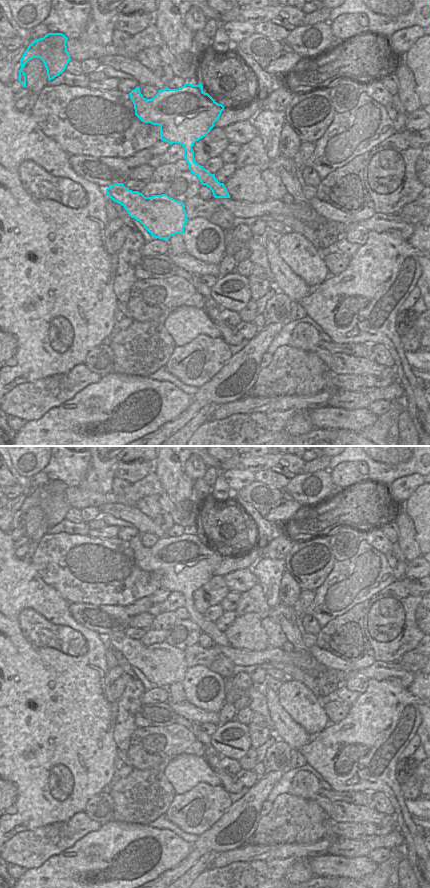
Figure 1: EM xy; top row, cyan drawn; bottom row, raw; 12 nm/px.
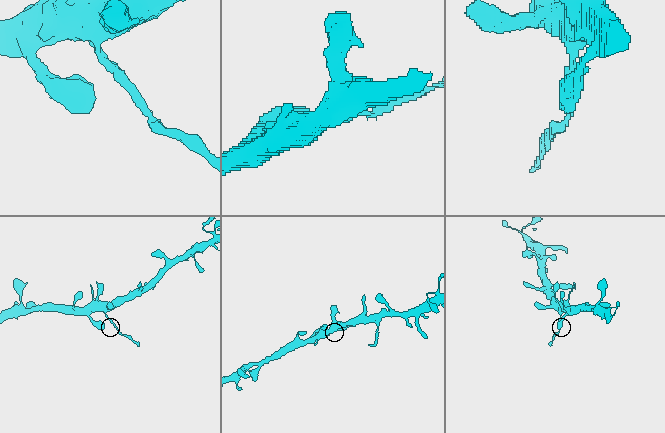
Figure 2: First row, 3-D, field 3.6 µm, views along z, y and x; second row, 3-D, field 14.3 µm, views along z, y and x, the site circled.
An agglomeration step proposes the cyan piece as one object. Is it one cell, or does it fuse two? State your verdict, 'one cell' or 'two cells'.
two cells

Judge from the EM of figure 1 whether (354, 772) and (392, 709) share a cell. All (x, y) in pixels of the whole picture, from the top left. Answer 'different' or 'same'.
same

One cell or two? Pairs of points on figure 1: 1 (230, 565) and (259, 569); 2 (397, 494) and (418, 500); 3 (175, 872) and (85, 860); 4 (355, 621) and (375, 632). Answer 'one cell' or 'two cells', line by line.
1: two cells
2: two cells
3: two cells
4: two cells

